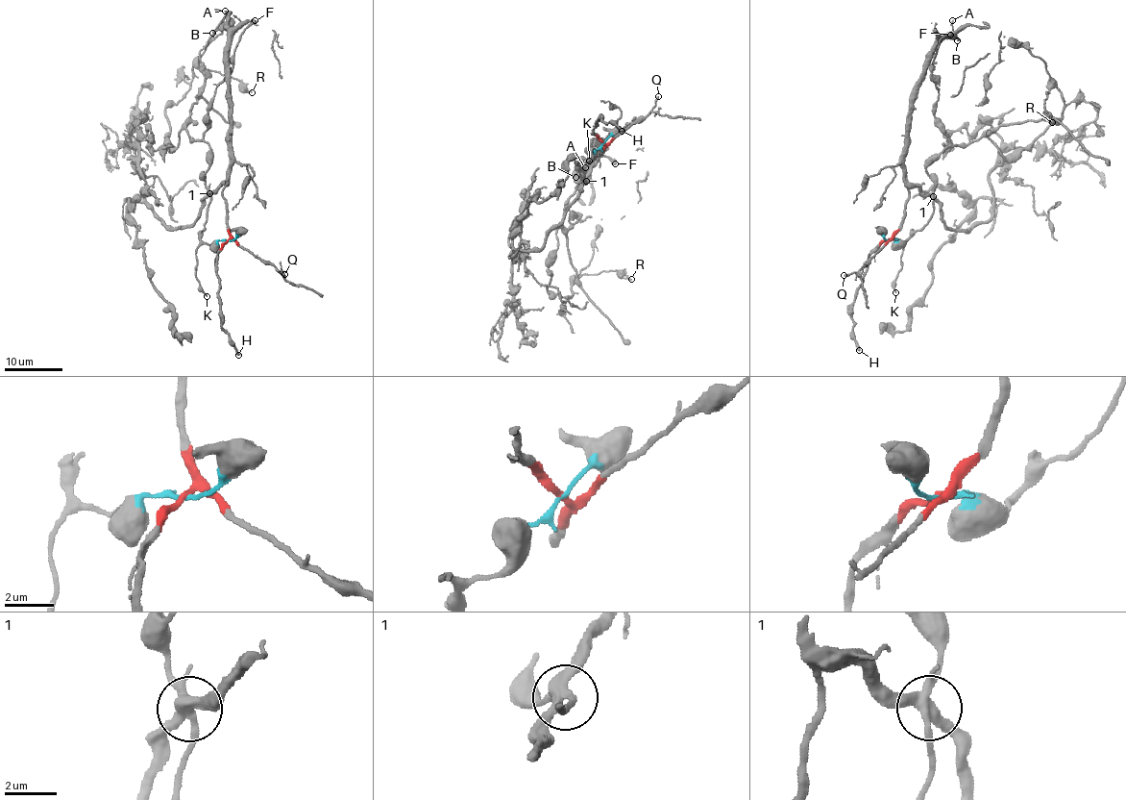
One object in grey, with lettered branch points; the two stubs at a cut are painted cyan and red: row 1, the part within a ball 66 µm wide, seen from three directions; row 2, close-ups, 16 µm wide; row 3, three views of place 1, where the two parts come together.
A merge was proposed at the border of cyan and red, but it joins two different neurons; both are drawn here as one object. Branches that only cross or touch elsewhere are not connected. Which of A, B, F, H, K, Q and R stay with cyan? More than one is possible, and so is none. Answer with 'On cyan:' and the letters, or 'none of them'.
On cyan: F, K, R

